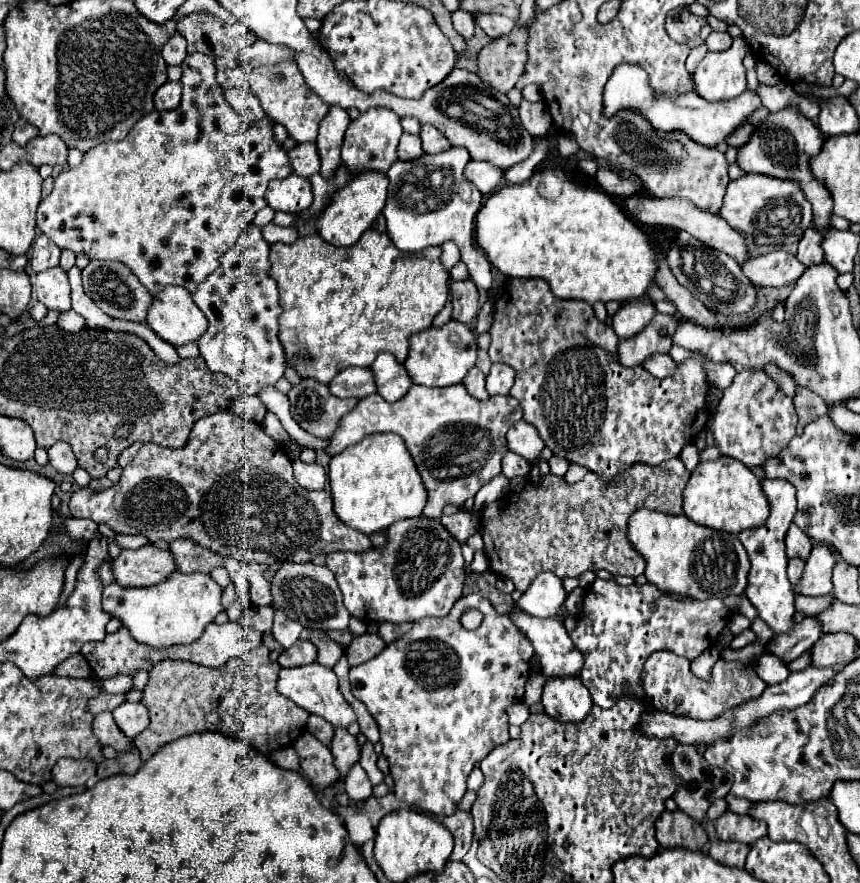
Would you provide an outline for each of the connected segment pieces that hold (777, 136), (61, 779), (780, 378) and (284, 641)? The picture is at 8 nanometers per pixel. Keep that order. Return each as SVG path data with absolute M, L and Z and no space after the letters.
M790 108L790 110L770 114L770 120L766 120L766 124L756 126L754 140L750 140L750 144L746 144L746 148L738 150L738 166L744 172L770 174L770 176L782 178L782 180L784 178L798 180L802 190L806 192L806 198L814 206L814 210L812 210L814 224L822 230L832 230L832 224L830 224L832 196L830 196L828 188L822 182L818 182L814 178L814 174L810 172L810 158L814 158L814 154L818 154L822 150L822 146L824 146L824 138L818 132L818 128L814 126L814 122L808 120L806 116L802 116L798 110Z
M62 758L54 766L54 782L58 786L72 786L82 788L90 776L96 774L96 762L94 760L70 760Z
M766 364L764 372L778 384L778 388L780 388L786 396L794 398L794 394L796 394L796 384L794 384L794 380L790 380L790 376L788 376L786 372L782 372L780 368L774 368L774 364Z
M276 610L272 634L274 634L274 638L276 638L284 648L294 646L294 642L298 642L300 632L302 632L302 624L292 622L290 618L286 618L286 614L282 614L282 612Z

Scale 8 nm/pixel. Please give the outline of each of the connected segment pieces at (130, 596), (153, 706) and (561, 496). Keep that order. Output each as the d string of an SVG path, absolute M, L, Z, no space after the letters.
M174 572L164 582L148 588L122 590L116 582L104 588L102 608L120 618L130 634L148 646L174 646L198 640L204 628L222 612L222 588L206 574Z
M254 648L238 660L230 660L222 668L206 668L182 660L162 660L150 670L142 704L148 708L150 726L134 738L146 762L158 748L194 732L220 732L234 736L262 754L278 748L288 748L306 730L310 712L296 706L286 696L278 694L276 678L280 664L268 660L268 648Z
M680 458L666 460L658 466L632 464L620 476L604 482L598 474L590 472L580 482L568 484L562 476L544 474L538 484L526 484L522 492L512 492L502 500L488 504L482 512L480 534L484 538L484 554L490 562L490 570L496 576L510 578L518 592L526 592L534 576L542 572L554 572L558 578L576 578L592 570L608 570L614 576L640 576L646 568L644 556L628 540L628 520L636 510L648 508L664 514L682 512L682 490L686 488L690 472Z

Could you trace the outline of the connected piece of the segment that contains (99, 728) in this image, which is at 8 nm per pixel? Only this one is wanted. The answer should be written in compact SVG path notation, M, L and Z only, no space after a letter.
M100 712L94 716L94 722L92 722L92 730L94 730L94 736L96 740L102 744L102 746L112 746L114 750L118 752L124 752L130 744L130 738L126 738L120 728L116 726L114 718L110 712Z

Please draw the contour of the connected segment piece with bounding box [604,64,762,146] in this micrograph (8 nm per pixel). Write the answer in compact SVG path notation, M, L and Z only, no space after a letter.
M630 64L618 66L604 88L604 112L606 112L606 116L612 116L620 108L636 108L644 118L648 118L650 124L654 124L654 128L658 128L658 130L682 130L688 136L692 136L692 140L696 140L698 144L704 144L704 146L718 146L720 142L726 142L726 138L736 132L736 128L750 122L750 116L760 106L762 106L760 96L754 90L746 90L738 98L720 100L720 102L702 100L696 92L656 94L648 84L646 72L642 72L638 66L630 66Z

